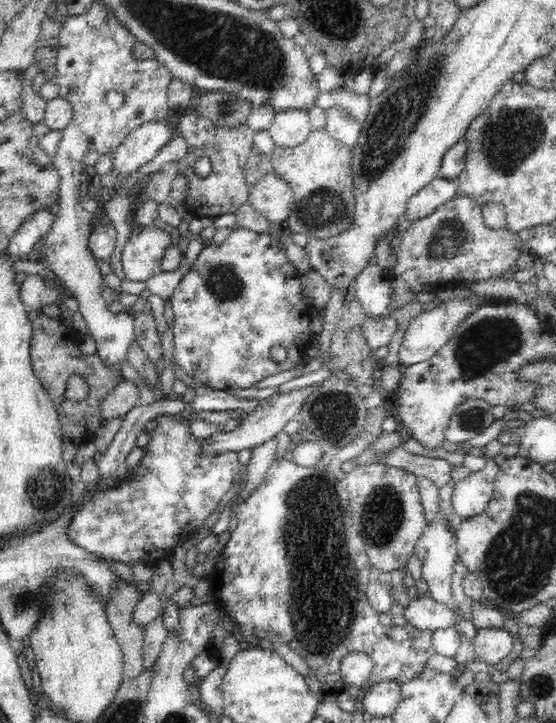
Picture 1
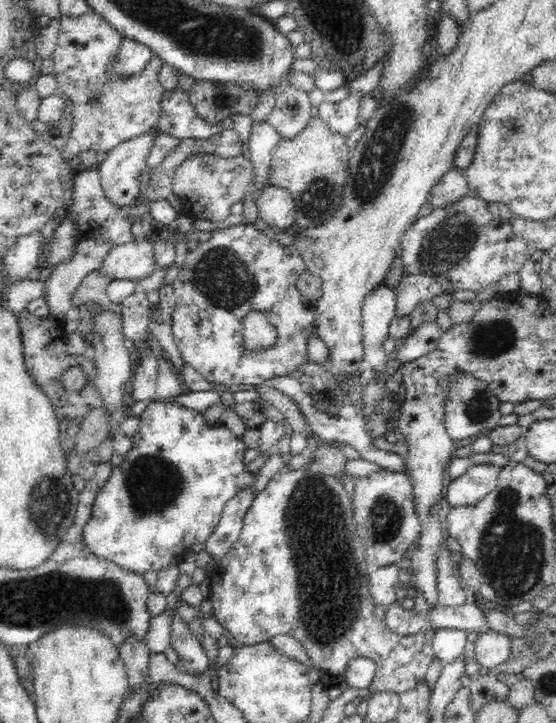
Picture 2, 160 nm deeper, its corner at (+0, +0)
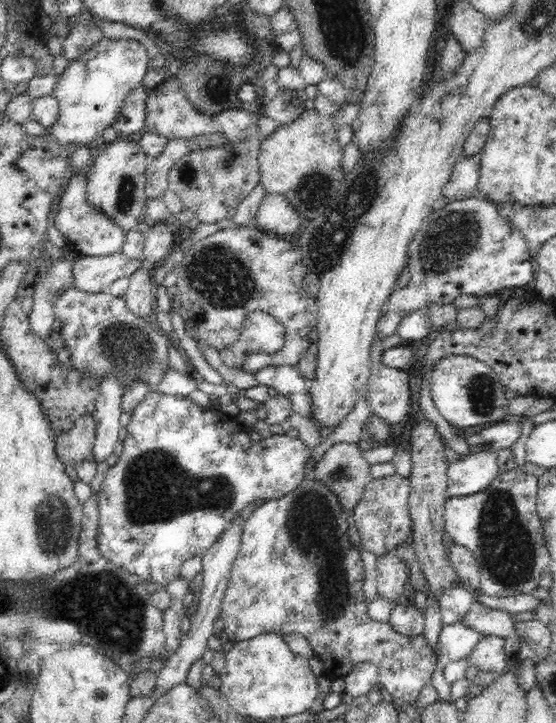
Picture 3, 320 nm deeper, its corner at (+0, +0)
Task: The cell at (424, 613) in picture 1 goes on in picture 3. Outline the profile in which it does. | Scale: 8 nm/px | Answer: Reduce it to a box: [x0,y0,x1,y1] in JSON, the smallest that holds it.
[460,601,519,639]

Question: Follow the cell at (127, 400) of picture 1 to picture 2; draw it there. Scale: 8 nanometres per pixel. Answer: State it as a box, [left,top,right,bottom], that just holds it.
[74,408,110,457]

